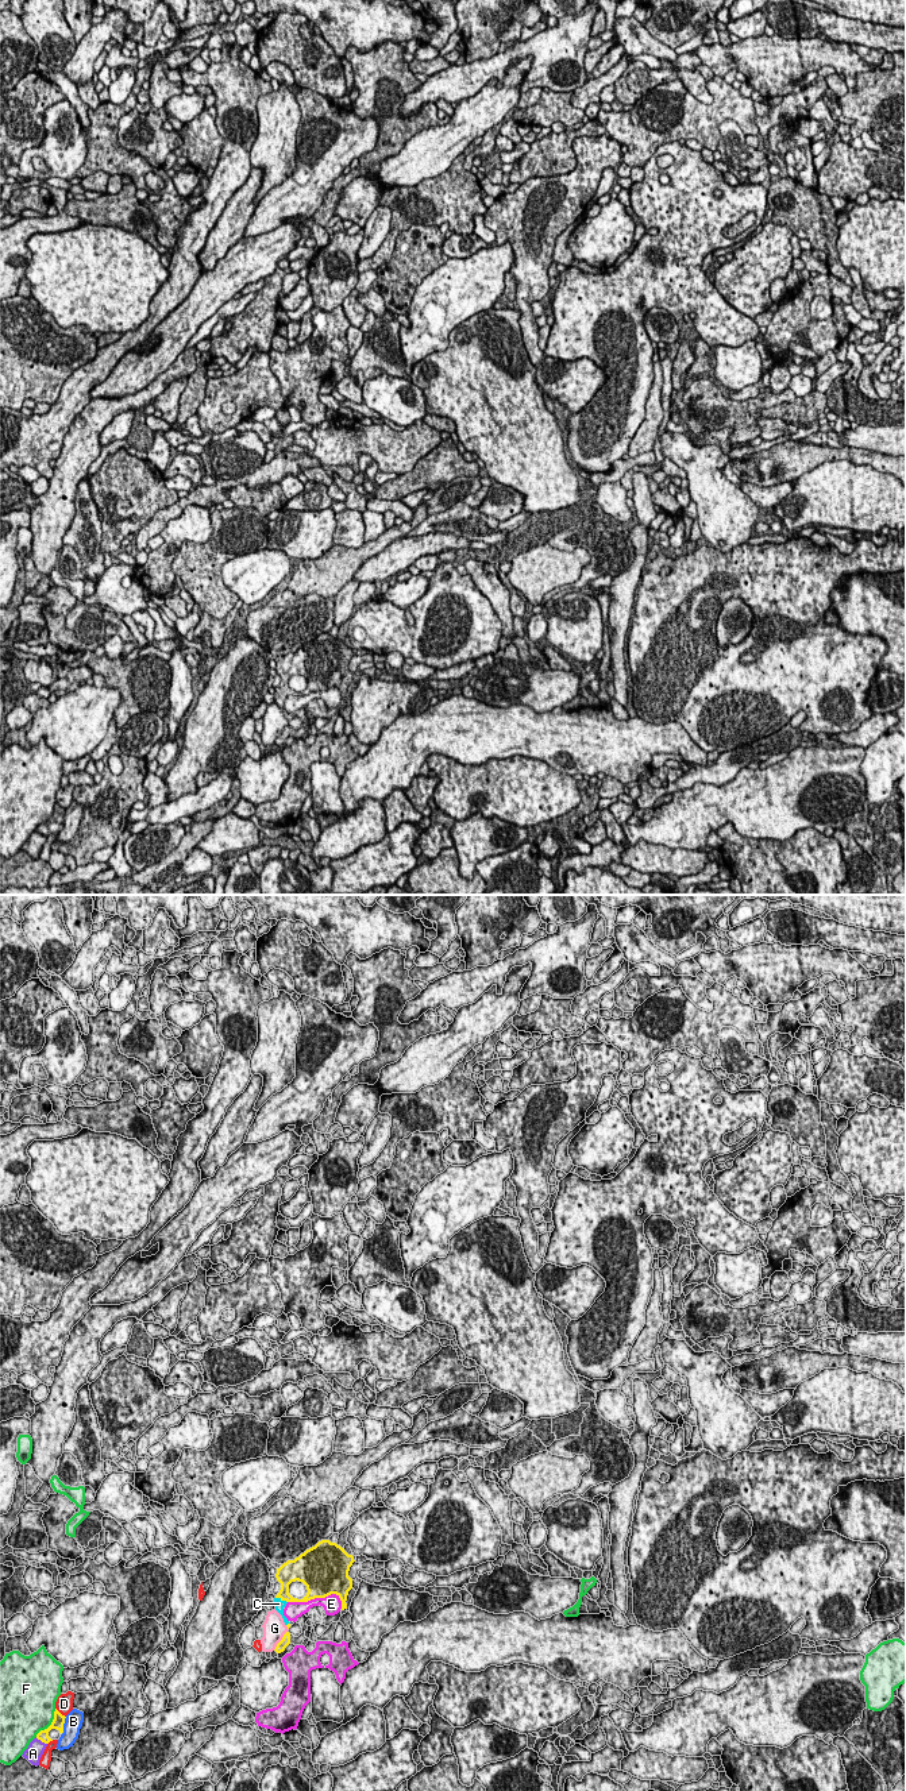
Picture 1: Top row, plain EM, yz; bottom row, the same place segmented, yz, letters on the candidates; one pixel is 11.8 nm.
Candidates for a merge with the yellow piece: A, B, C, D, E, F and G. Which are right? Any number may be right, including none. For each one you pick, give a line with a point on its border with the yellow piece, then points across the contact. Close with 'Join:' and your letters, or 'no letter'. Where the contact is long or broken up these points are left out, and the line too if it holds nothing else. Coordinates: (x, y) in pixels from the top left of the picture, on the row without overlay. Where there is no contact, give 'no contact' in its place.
C: yz (281, 691)
Join: C

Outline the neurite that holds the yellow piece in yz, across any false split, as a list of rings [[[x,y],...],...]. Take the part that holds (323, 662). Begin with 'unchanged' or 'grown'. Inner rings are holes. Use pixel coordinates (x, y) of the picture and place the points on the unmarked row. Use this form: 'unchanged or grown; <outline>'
grown; [[[321,633],[294,653],[288,653],[277,661],[275,671],[281,676],[281,683],[274,691],[274,699],[288,722],[290,715],[284,709],[284,700],[288,695],[308,695],[336,687],[342,694],[342,703],[347,702],[347,688],[352,682],[348,664],[354,655],[354,649],[348,648],[340,638]],[[296,673],[307,679],[308,686],[302,692],[289,687],[289,678]]]

